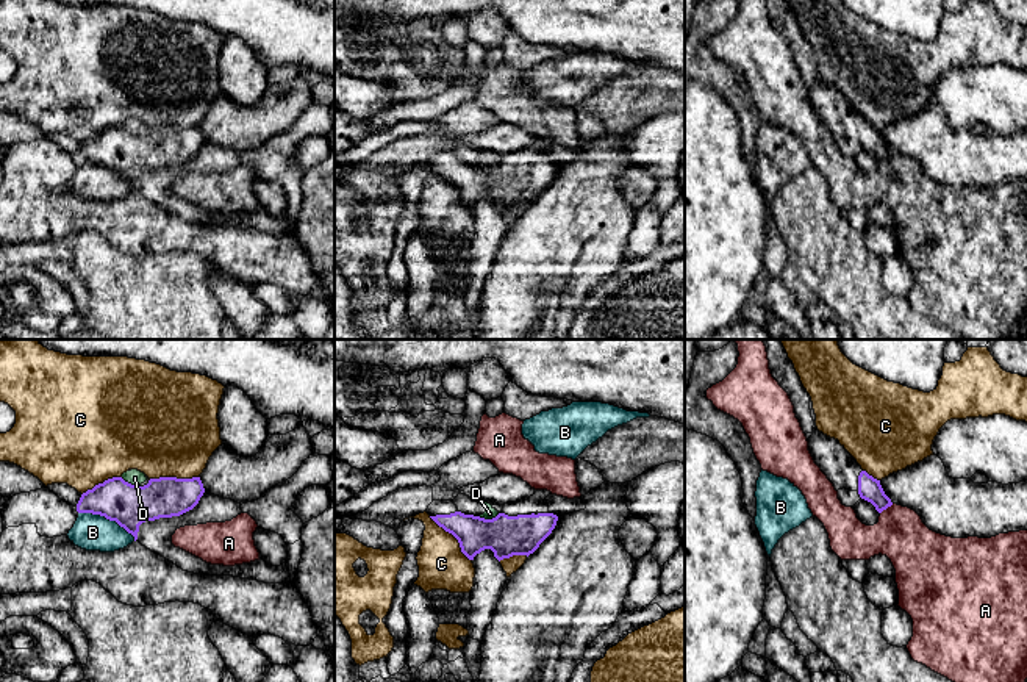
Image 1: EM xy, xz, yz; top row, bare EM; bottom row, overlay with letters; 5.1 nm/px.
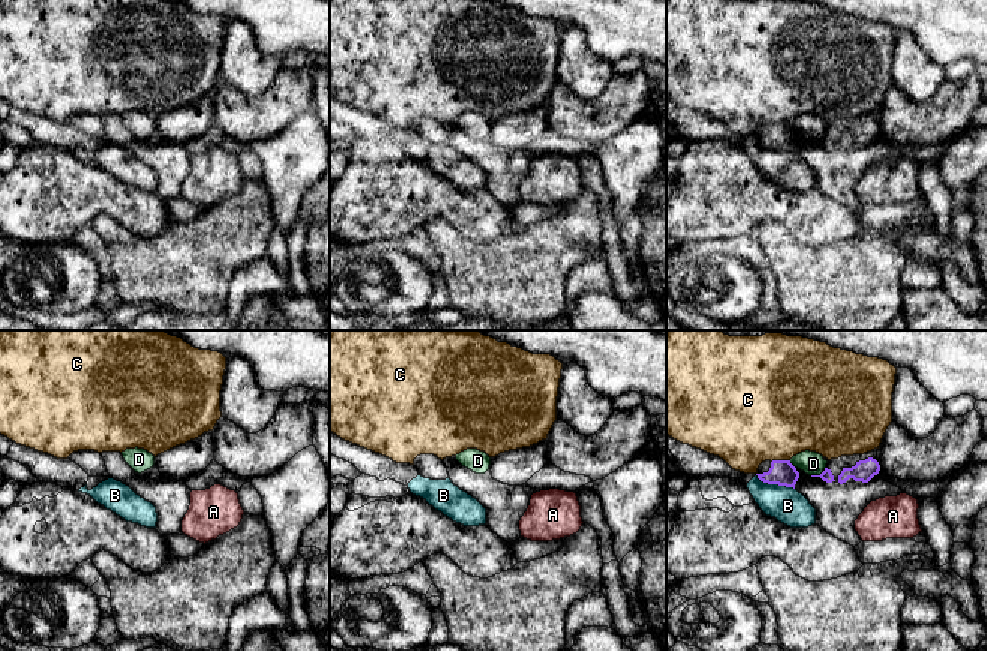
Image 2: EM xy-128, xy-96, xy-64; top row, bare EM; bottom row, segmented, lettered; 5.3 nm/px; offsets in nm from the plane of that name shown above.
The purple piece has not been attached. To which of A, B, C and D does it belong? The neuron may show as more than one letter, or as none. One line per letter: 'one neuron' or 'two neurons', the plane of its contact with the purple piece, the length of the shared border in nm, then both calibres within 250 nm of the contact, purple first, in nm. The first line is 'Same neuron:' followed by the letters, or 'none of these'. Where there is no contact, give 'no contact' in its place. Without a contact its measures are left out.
Same neuron: none of these
A: two neurons | yz | 90 nm | 120/260 nm
B: two neurons | xy | 320 nm | 220/190 nm
C: two neurons | xz | 320 nm | 190/240 nm
D: two neurons | xz | 110 nm | 220/60 nm

